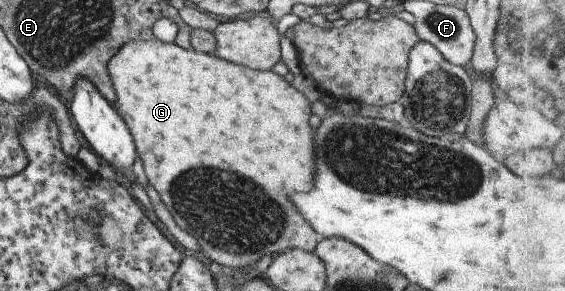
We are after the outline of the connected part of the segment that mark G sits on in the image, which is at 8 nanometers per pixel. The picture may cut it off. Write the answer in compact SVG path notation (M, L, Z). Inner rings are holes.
M128 41L122 45L114 57L106 63L106 71L116 95L116 103L113 107L117 114L124 120L126 127L135 145L136 155L142 161L147 183L158 193L158 197L166 210L170 213L177 227L191 235L199 245L200 255L208 257L218 265L242 269L261 259L263 256L274 257L287 249L302 249L312 252L315 244L323 237L319 236L304 221L304 217L295 209L294 203L290 201L290 191L306 191L312 185L314 175L314 151L312 151L312 129L308 119L310 117L310 103L295 88L292 88L282 76L278 76L271 70L253 70L246 66L230 63L222 60L216 55L205 54L194 49L182 49L173 43L152 41ZM256 183L258 183L258 215L256 215Z

